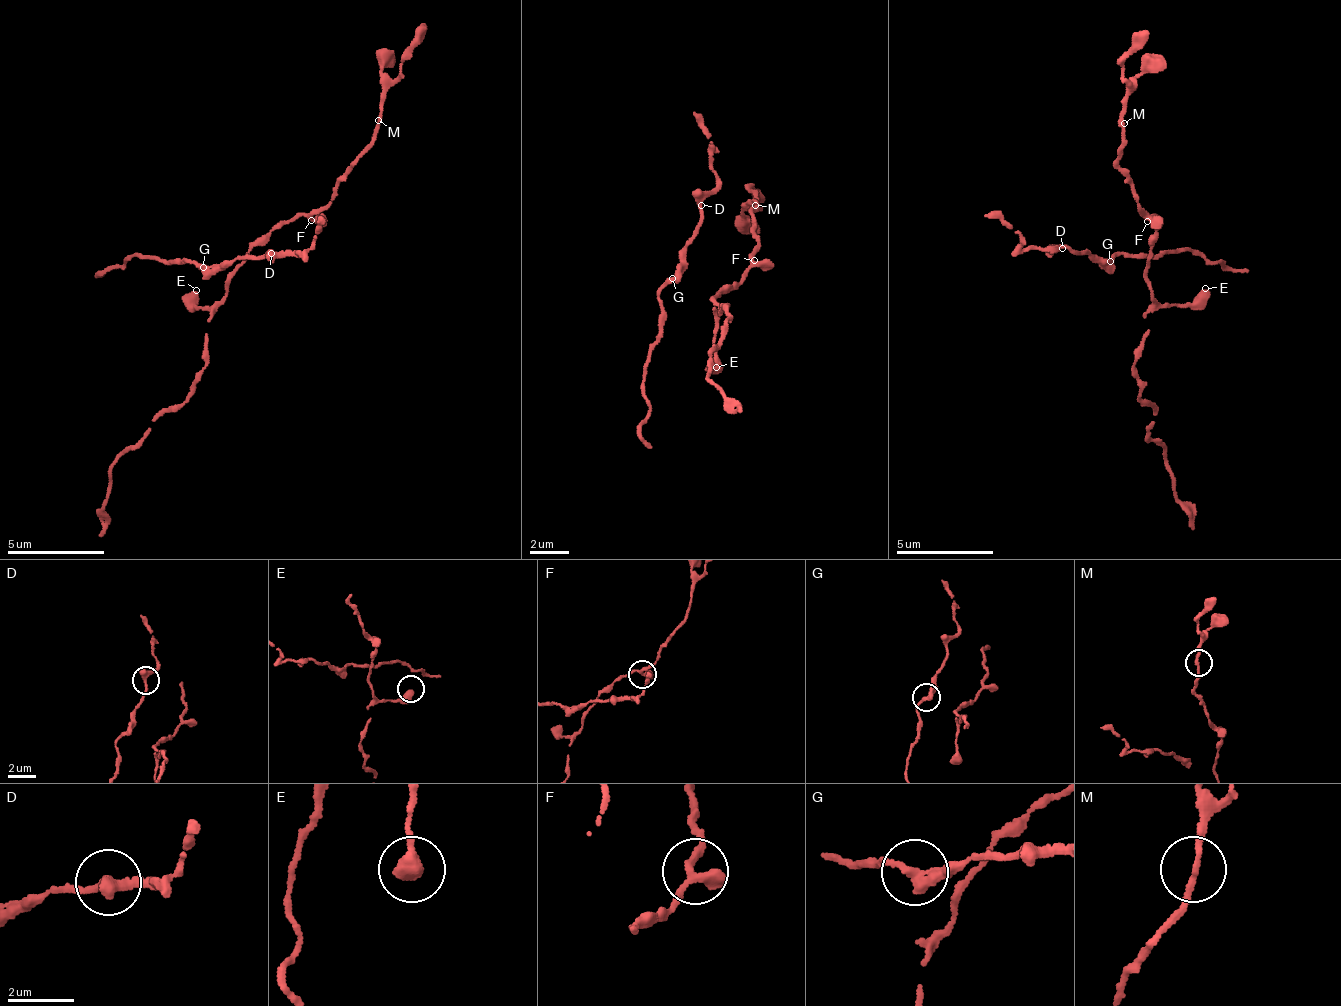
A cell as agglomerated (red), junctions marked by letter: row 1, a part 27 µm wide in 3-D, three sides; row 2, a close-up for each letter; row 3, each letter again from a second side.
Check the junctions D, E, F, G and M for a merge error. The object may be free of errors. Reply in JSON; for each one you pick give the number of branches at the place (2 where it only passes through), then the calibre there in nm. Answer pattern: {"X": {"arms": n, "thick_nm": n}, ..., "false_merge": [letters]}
{"false_merge": []}

